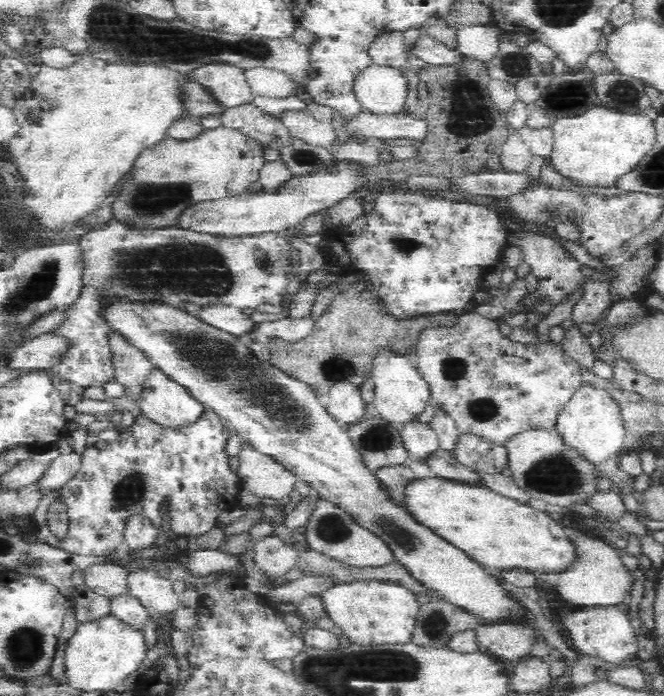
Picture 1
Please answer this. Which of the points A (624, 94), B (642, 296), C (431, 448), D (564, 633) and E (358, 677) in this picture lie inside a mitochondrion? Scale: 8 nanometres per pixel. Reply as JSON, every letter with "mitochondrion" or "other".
{"A":"mitochondrion","B":"other","C":"other","D":"other","E":"mitochondrion"}

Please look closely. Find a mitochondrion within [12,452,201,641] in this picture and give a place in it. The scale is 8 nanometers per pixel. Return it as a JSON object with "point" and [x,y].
{"point":[130,490]}

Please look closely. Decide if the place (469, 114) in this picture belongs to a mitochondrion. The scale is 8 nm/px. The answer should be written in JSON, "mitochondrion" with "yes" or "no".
{"mitochondrion":"yes"}

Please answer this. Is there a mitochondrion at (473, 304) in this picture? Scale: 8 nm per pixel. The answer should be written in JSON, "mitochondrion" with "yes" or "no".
{"mitochondrion":"no"}

